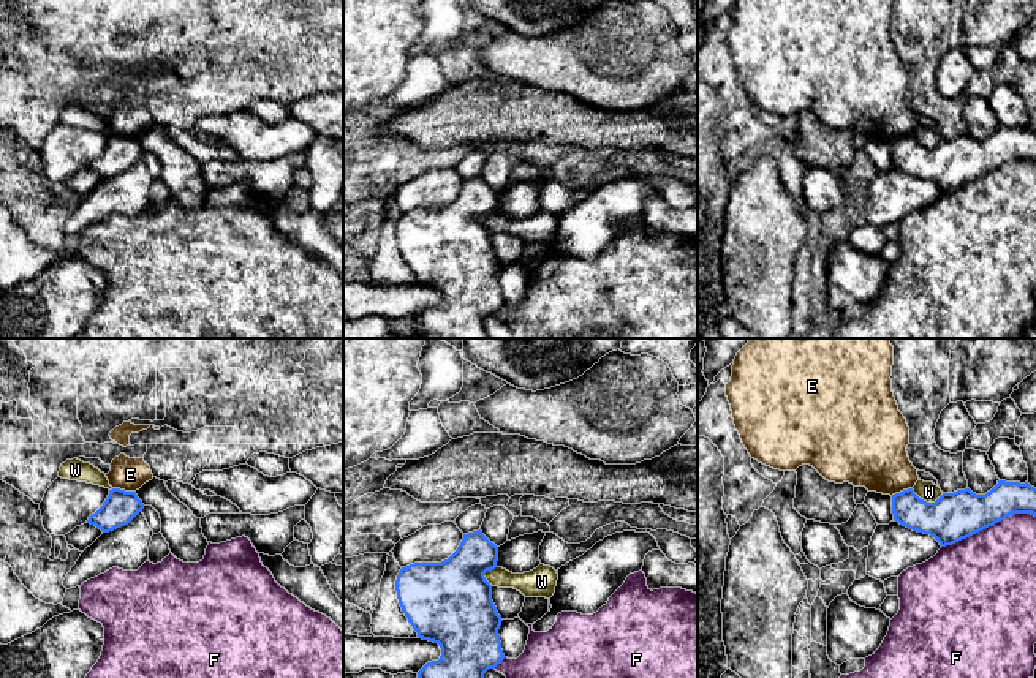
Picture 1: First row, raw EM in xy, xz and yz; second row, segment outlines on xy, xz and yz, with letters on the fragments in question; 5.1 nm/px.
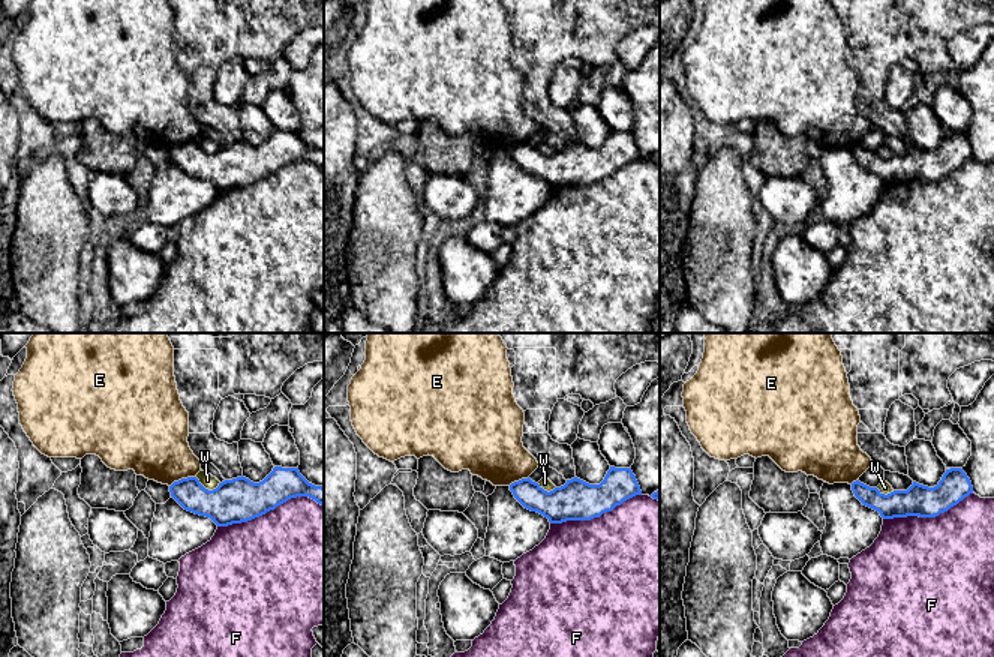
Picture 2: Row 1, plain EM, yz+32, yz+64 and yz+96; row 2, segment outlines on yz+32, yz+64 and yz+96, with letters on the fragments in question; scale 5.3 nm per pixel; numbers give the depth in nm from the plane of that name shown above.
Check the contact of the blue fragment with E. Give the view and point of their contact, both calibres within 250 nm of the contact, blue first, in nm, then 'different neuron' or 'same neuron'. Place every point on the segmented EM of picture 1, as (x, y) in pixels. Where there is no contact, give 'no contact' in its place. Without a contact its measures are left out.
meets blue in xy at (124, 490); 170 nm thick on the blue side, 170 nm on the other; different neuron

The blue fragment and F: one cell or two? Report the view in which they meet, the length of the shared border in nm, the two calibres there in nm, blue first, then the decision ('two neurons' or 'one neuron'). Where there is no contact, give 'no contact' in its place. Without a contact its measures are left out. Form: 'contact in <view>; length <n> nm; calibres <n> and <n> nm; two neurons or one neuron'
contact in yz; length 500 nm; calibres 240 and 460 nm; two neurons

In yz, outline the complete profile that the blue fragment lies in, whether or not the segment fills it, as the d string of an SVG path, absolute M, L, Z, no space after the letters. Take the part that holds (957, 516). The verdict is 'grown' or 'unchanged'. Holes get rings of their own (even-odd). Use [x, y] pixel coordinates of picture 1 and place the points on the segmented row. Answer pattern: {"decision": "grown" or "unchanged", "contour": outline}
{"decision": "unchanged", "contour": "M1028 482L998 484L985 495L970 488L943 493L935 503L921 499L913 488L892 495L894 520L933 536L941 547L966 539L1014 514L1036 517L1036 488Z"}

